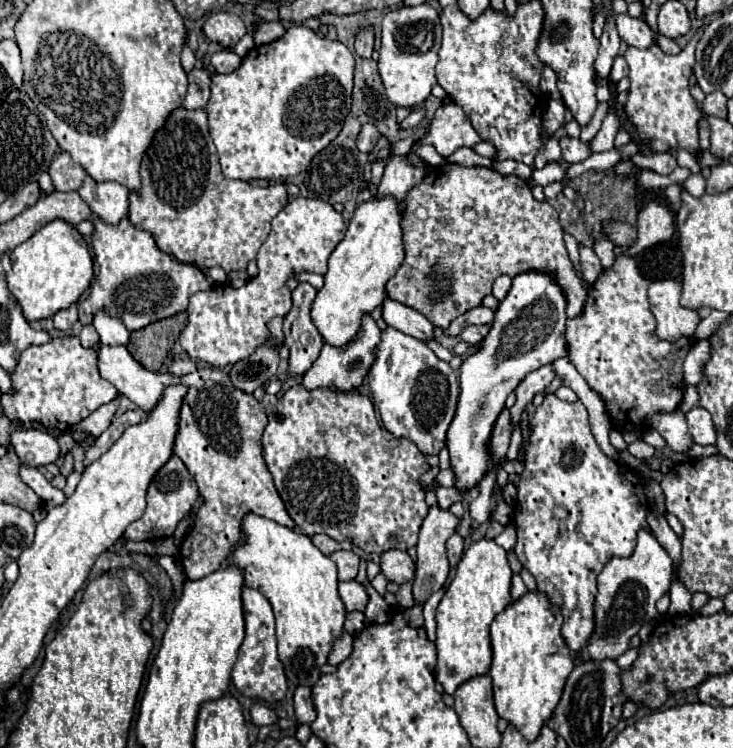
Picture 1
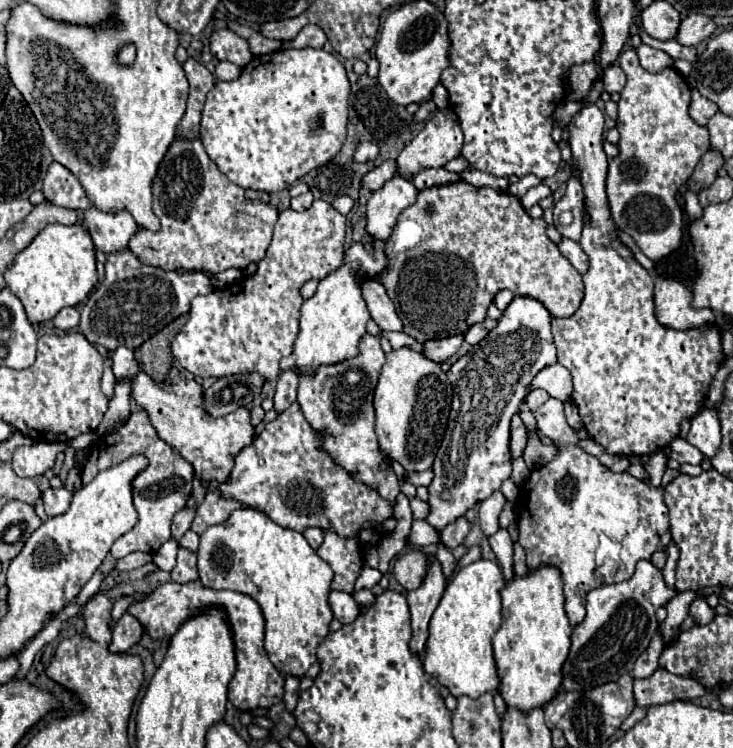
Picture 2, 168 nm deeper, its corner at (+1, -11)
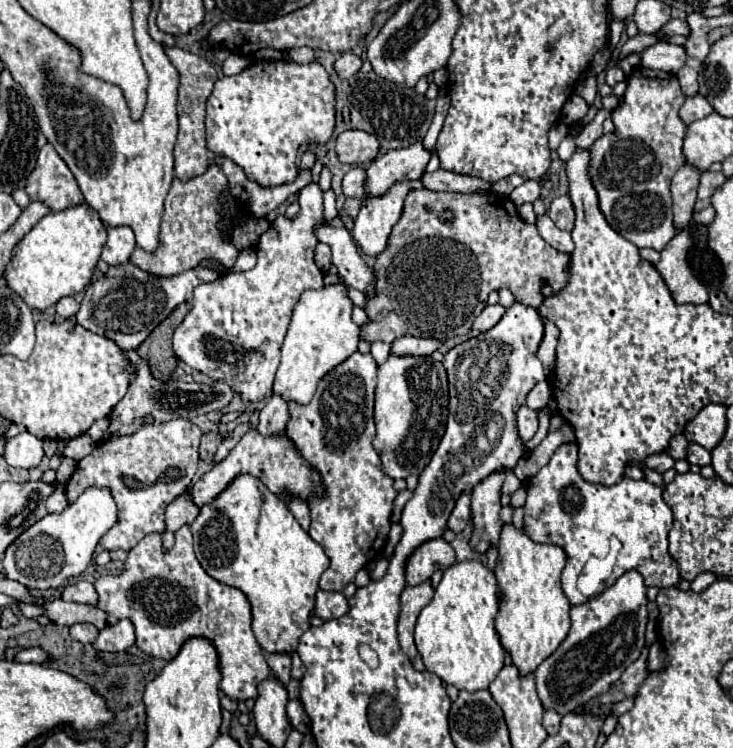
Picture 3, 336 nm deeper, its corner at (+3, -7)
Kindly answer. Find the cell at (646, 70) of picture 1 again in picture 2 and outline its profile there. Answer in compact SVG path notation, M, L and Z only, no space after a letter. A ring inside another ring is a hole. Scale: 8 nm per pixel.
M634 49L624 51L618 57L618 65L624 69L628 83L620 91L620 101L618 101L616 129L620 131L620 141L618 141L620 153L608 161L608 177L606 177L608 205L616 227L628 233L648 259L660 261L668 257L672 251L676 251L680 245L682 229L684 229L684 211L678 205L676 195L684 187L686 179L692 175L700 157L710 149L710 137L702 125L690 119L688 115L690 87L676 69L648 73L646 69L640 67Z

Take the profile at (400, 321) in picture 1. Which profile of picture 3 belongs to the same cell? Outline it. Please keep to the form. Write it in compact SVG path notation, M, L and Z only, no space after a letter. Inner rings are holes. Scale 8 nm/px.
M322 225L318 229L318 241L328 243L332 249L332 263L338 267L340 277L348 287L358 289L368 299L376 295L376 277L374 269L366 265L364 257L360 255L354 239L350 237L348 229Z

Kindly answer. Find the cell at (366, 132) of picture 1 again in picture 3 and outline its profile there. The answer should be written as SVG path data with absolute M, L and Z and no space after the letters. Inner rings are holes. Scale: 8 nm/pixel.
M344 131L336 139L336 153L340 163L368 165L378 153L378 139L366 131Z

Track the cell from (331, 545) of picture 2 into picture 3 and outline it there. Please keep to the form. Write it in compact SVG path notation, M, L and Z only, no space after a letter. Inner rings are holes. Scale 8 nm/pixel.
M356 351L352 357L348 357L344 363L340 363L320 379L318 389L308 405L298 405L296 401L290 403L290 421L286 425L288 437L294 441L302 457L318 467L326 483L326 495L322 499L310 499L310 537L320 543L330 557L330 567L320 577L320 589L324 591L342 591L348 583L352 583L356 573L382 553L390 531L392 505L398 491L392 487L394 479L386 475L382 461L372 447L372 439L376 433L372 419L374 387L376 361L370 353L362 355L360 351Z

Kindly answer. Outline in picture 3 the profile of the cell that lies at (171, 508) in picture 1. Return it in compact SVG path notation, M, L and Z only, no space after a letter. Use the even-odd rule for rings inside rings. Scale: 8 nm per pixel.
M152 415L142 419L142 427L132 435L118 435L96 445L96 449L78 461L70 487L66 485L68 501L76 501L88 487L110 487L118 505L118 523L100 539L108 551L130 551L148 533L164 533L166 507L186 493L198 465L198 443L202 431L188 419L170 419L156 423Z

